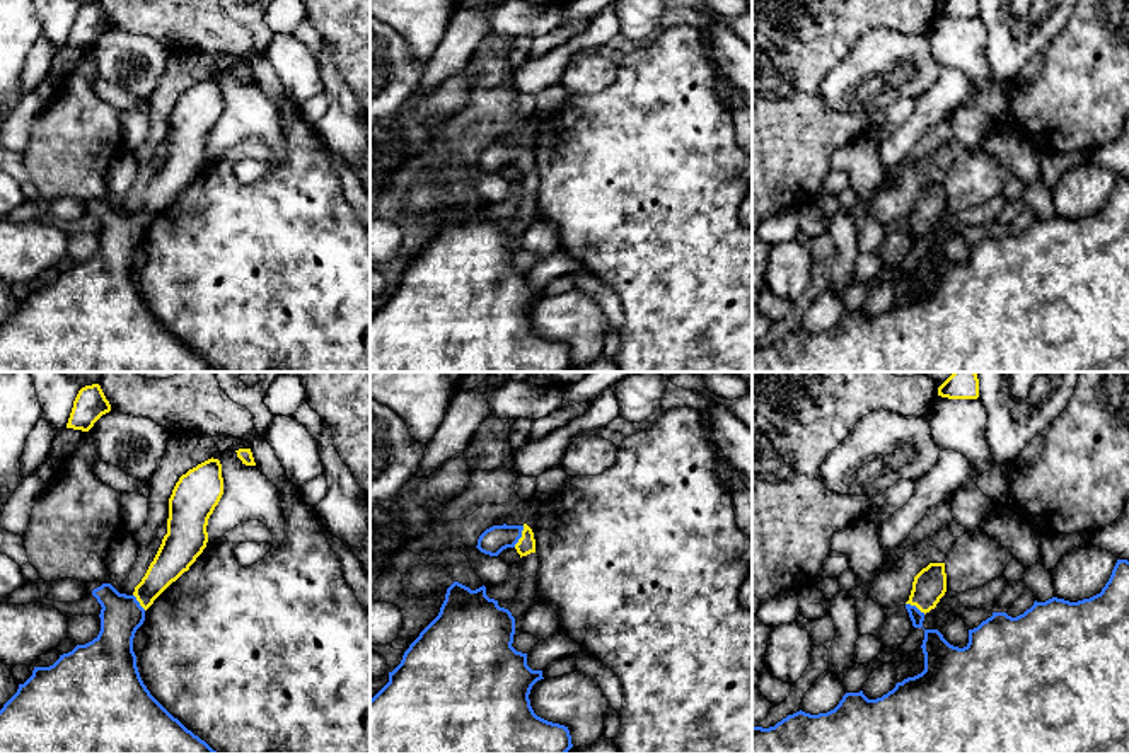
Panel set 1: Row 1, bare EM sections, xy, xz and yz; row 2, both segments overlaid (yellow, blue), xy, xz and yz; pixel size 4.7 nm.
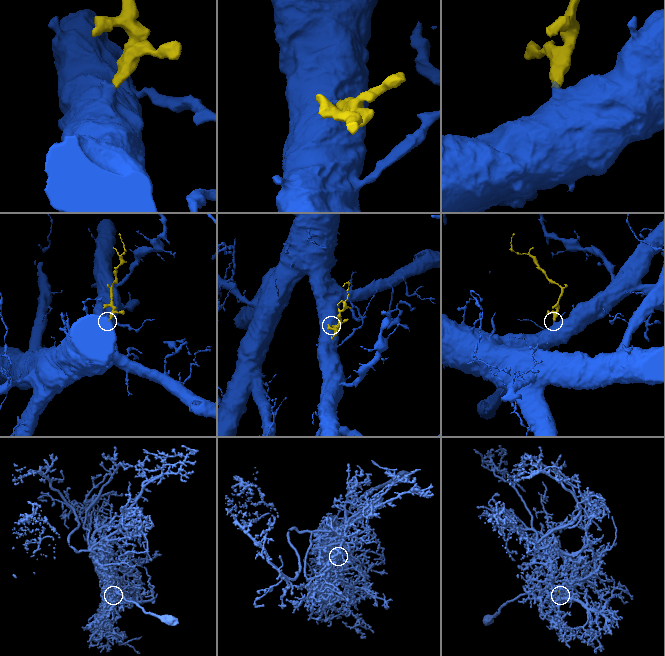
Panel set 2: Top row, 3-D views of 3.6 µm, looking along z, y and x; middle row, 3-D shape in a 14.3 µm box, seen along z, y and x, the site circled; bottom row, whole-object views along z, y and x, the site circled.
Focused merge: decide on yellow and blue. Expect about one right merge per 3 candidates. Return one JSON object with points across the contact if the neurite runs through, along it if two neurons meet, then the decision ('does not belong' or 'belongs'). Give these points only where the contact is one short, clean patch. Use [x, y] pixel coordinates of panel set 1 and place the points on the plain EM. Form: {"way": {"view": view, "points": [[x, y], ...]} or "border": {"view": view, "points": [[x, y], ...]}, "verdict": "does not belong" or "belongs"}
{"way": {"view": "xz", "points": [[526, 162], [522, 154], [495, 157]]}, "verdict": "belongs"}

